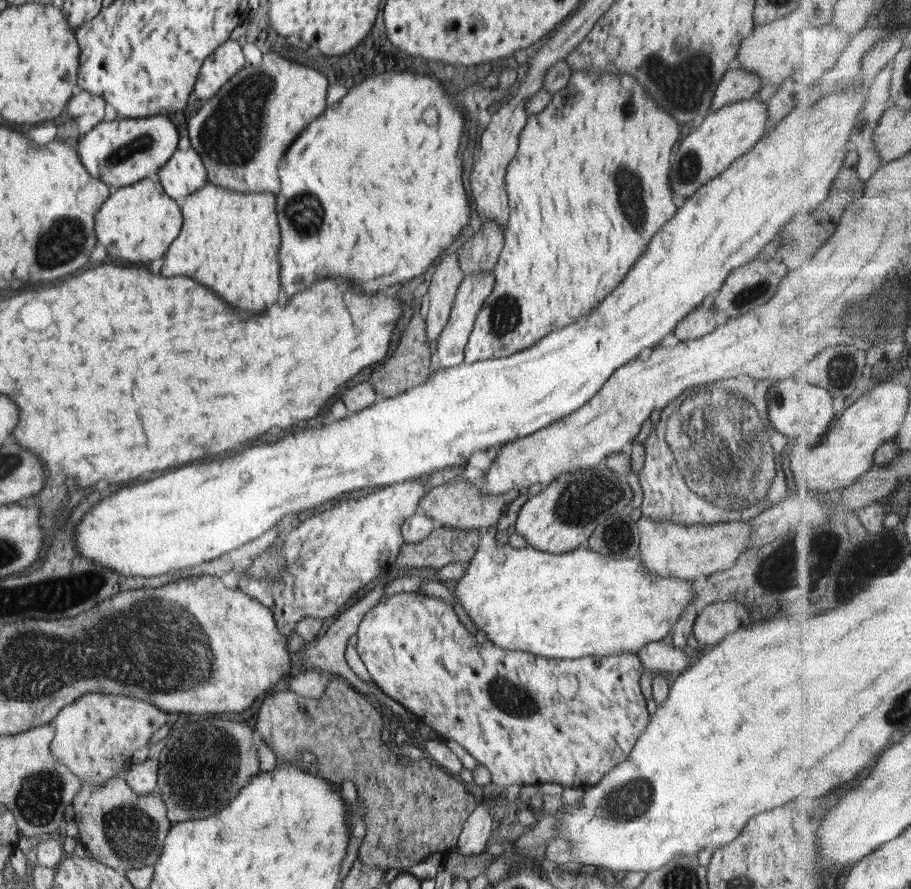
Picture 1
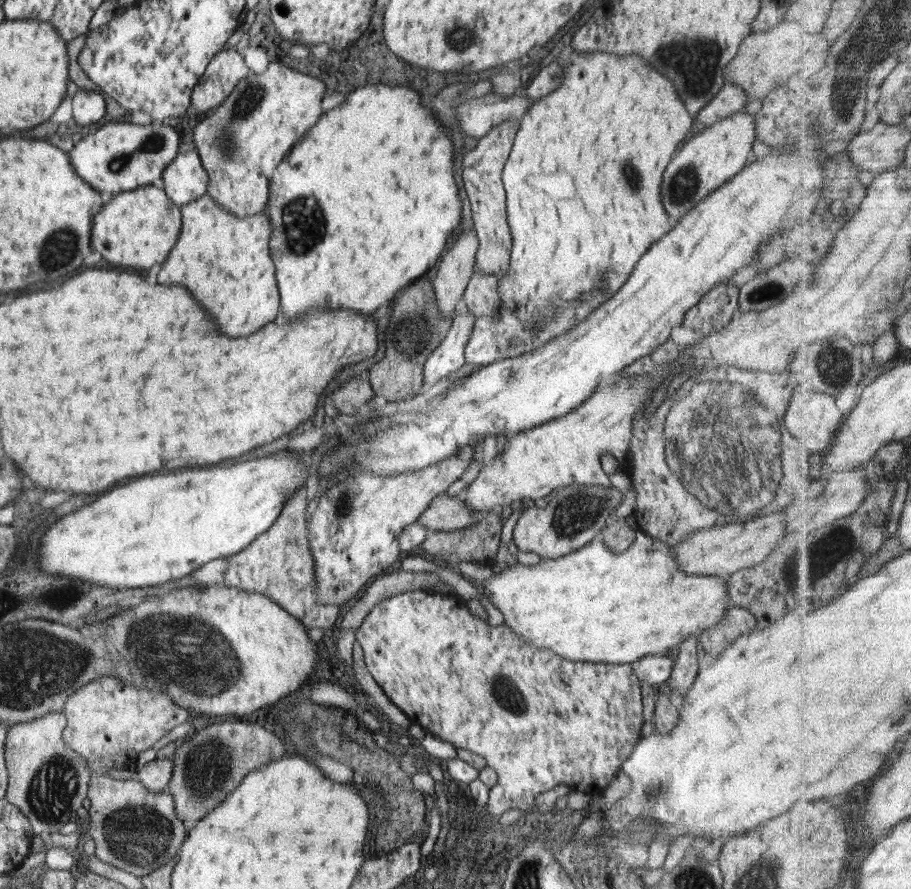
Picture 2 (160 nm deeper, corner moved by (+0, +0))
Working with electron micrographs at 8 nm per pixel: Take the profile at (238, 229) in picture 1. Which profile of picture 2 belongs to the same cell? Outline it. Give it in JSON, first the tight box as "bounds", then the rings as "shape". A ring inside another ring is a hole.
{"bounds":[158,194,281,336],"shape":[[[206,194],[181,207],[181,225],[178,241],[158,272],[158,282],[188,288],[226,336],[250,336],[274,321],[281,300],[269,250],[270,215],[236,217]]]}

